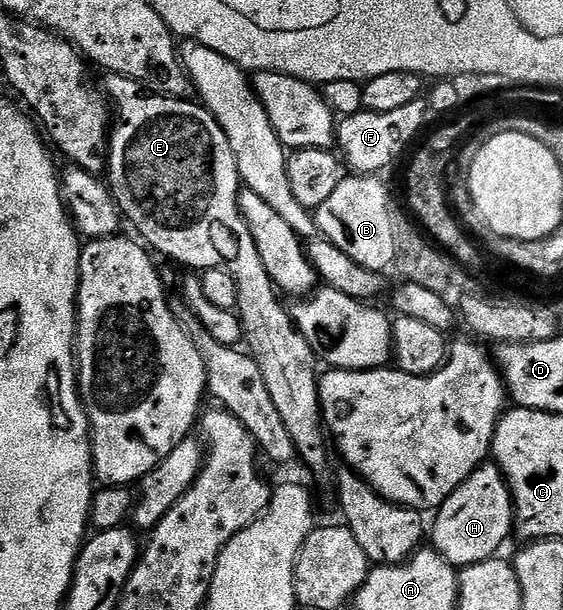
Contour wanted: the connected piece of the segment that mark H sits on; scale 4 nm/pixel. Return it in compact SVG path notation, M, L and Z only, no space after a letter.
M481 465L444 500L435 517L436 526L433 529L431 526L430 541L451 565L467 567L493 560L504 540L514 533L514 498L500 466Z

